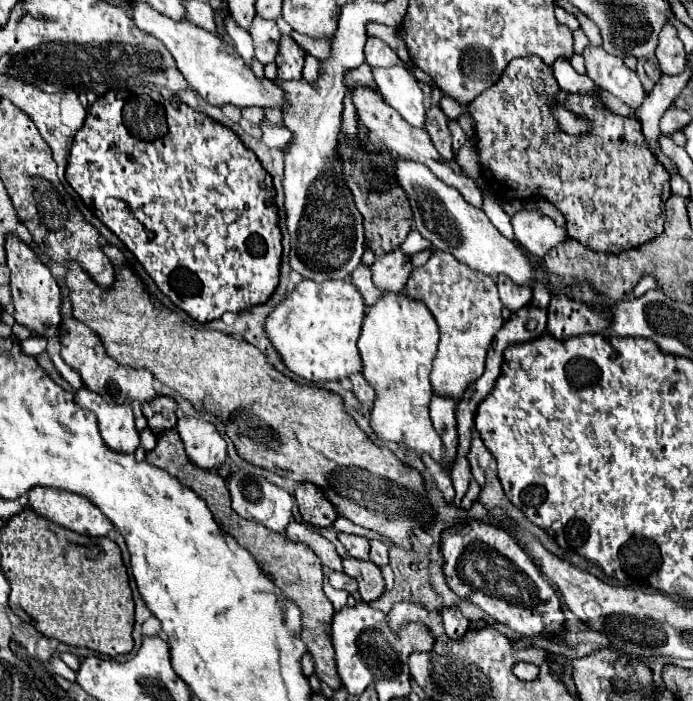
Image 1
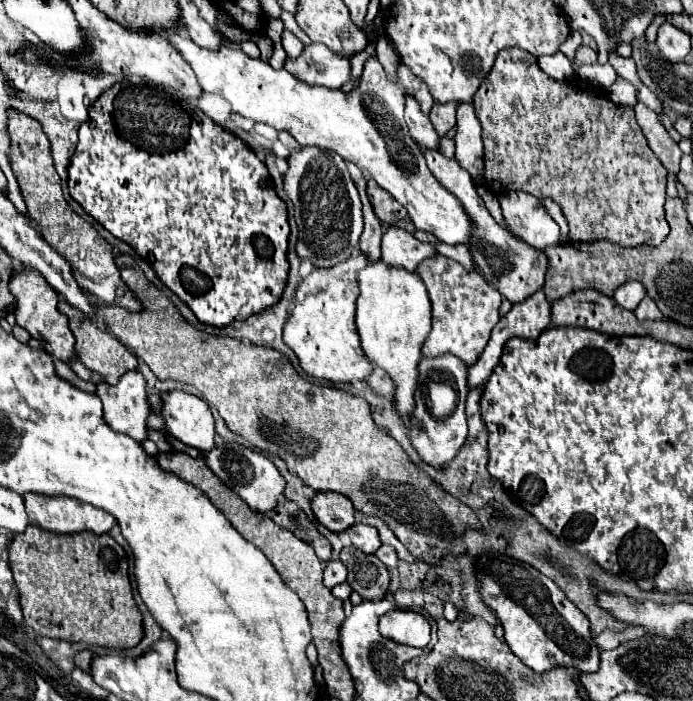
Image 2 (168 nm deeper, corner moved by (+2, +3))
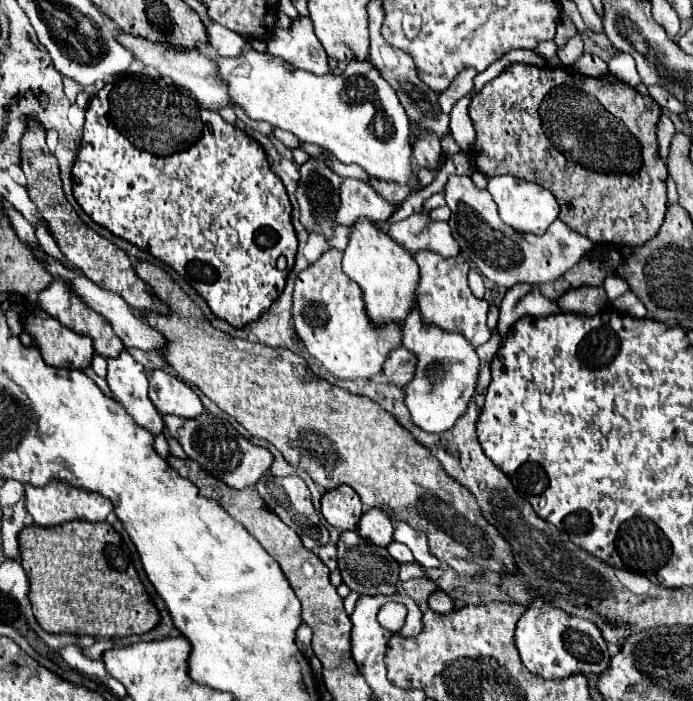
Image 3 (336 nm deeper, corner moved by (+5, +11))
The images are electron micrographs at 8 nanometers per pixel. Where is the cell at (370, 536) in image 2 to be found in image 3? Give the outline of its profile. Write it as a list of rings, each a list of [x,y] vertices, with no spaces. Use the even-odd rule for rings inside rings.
[[[371,508],[371,510],[367,510],[367,512],[361,516],[361,522],[359,522],[357,532],[359,532],[365,540],[373,542],[375,546],[387,548],[387,546],[393,542],[393,532],[395,532],[395,528],[393,528],[393,520],[389,518],[387,512],[383,512],[383,510],[379,510],[379,508]]]

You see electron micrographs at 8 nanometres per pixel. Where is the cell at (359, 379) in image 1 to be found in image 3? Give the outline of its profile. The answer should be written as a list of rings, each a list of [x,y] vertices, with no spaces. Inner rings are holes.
[[[403,346],[397,348],[395,352],[391,352],[391,356],[385,360],[383,364],[383,374],[393,382],[393,384],[399,384],[399,386],[405,386],[407,382],[413,380],[415,376],[415,364],[417,364],[417,358],[413,352],[405,350]]]

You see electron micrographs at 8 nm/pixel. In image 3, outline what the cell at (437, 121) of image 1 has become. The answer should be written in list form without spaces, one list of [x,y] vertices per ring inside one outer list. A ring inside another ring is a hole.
[[[463,68],[455,80],[451,82],[451,86],[439,96],[439,106],[443,108],[443,112],[451,112],[453,104],[457,100],[461,100],[463,96],[469,94],[469,90],[473,88],[473,78],[477,76],[477,70],[475,68]]]

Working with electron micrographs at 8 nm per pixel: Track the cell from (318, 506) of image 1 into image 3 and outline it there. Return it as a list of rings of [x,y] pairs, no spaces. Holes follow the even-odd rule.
[[[339,486],[325,492],[321,500],[321,512],[325,520],[339,530],[355,530],[361,520],[361,500],[349,486]]]

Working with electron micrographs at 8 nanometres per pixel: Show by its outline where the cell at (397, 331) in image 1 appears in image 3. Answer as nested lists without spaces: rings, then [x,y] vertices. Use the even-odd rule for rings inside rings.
[[[357,218],[349,230],[349,242],[343,252],[343,272],[353,278],[363,294],[367,304],[367,314],[377,324],[399,322],[403,324],[407,312],[415,304],[415,284],[419,282],[419,266],[413,260],[413,254],[399,246],[387,232],[383,232],[375,220]]]

